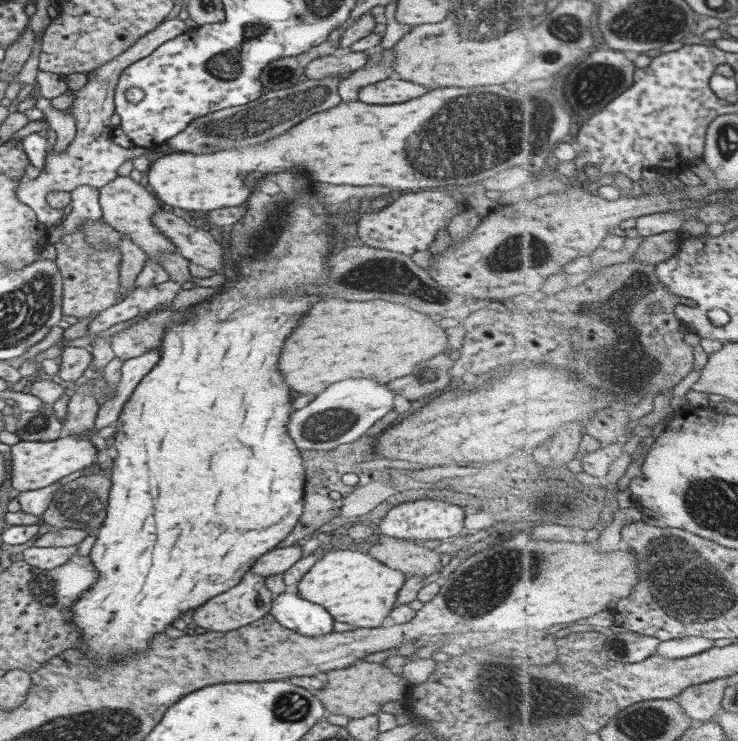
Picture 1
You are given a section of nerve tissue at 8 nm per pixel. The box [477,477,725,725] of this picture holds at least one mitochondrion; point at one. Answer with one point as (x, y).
(511, 683)

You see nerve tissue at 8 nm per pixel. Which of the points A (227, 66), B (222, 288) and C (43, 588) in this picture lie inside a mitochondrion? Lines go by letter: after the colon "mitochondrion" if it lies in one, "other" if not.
A: mitochondrion
B: other
C: mitochondrion

